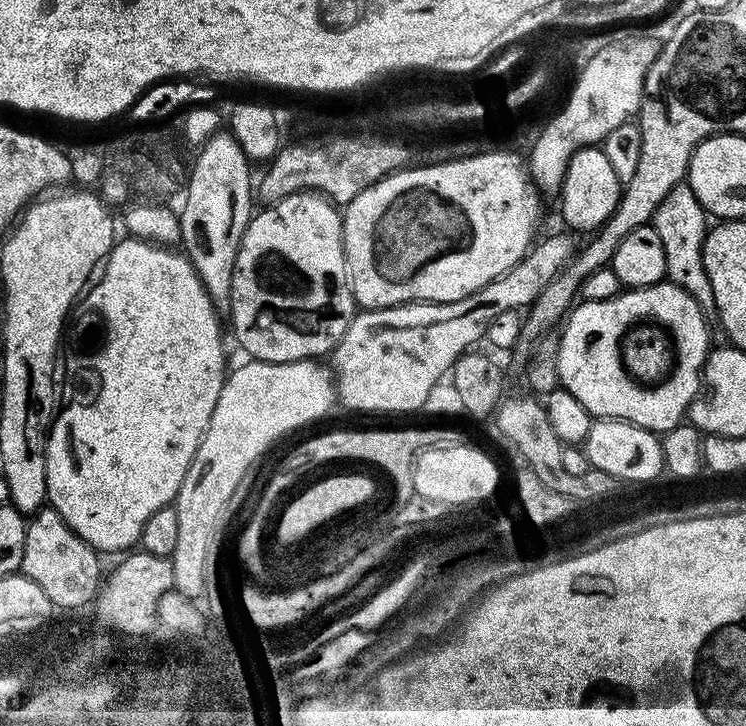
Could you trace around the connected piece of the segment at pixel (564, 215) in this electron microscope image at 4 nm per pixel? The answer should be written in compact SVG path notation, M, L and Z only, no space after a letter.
M585 146L572 153L568 169L558 193L560 199L560 216L572 228L592 228L598 230L614 214L620 201L622 181L614 174L610 158L606 158L603 147Z

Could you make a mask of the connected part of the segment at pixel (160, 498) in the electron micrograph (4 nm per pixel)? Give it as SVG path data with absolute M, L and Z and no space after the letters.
M124 238L124 241L113 243L112 251L108 253L103 263L108 268L108 276L104 276L104 284L96 288L96 304L104 308L104 316L108 316L108 348L103 348L100 356L86 358L76 363L76 442L64 446L64 450L46 450L52 455L52 484L48 488L48 498L74 498L74 500L56 500L50 505L97 553L120 552L131 549L142 534L142 526L154 510L169 507L175 501L178 490L182 486L180 468L188 468L208 429L210 418L214 414L214 406L218 402L218 394L224 385L226 367L224 368L224 336L220 333L221 317L216 307L210 302L198 274L188 257L168 246L149 244L147 240Z

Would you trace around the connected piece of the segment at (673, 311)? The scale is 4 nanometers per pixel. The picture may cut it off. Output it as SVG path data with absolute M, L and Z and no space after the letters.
M661 282L652 284L649 288L634 288L621 291L620 295L603 300L602 302L580 302L569 311L566 323L563 325L564 332L559 333L560 349L558 350L558 378L560 387L566 389L593 418L607 418L609 420L629 420L631 424L637 424L643 428L657 434L670 431L674 426L678 426L685 419L688 407L698 394L700 389L700 375L704 369L704 360L708 357L710 343L708 344L708 324L704 321L704 312L700 309L700 304L684 288L679 288L676 282Z

